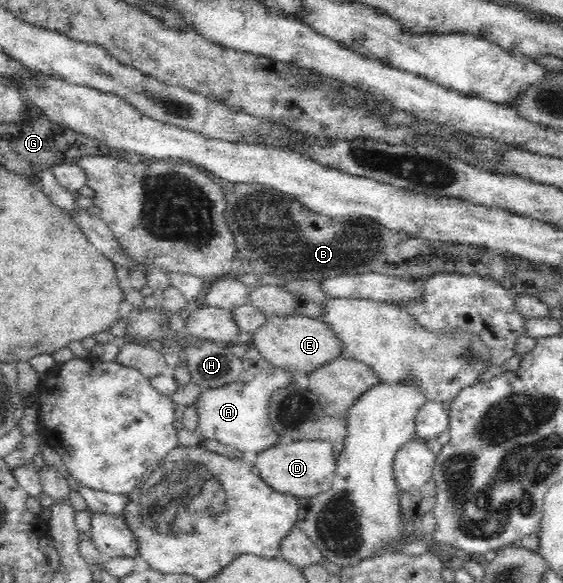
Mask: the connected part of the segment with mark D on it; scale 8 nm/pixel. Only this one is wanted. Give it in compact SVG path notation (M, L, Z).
M326 439L297 440L291 443L280 442L271 450L261 452L255 458L259 475L284 494L302 497L316 496L331 488L335 470L337 469L337 456L335 448Z

